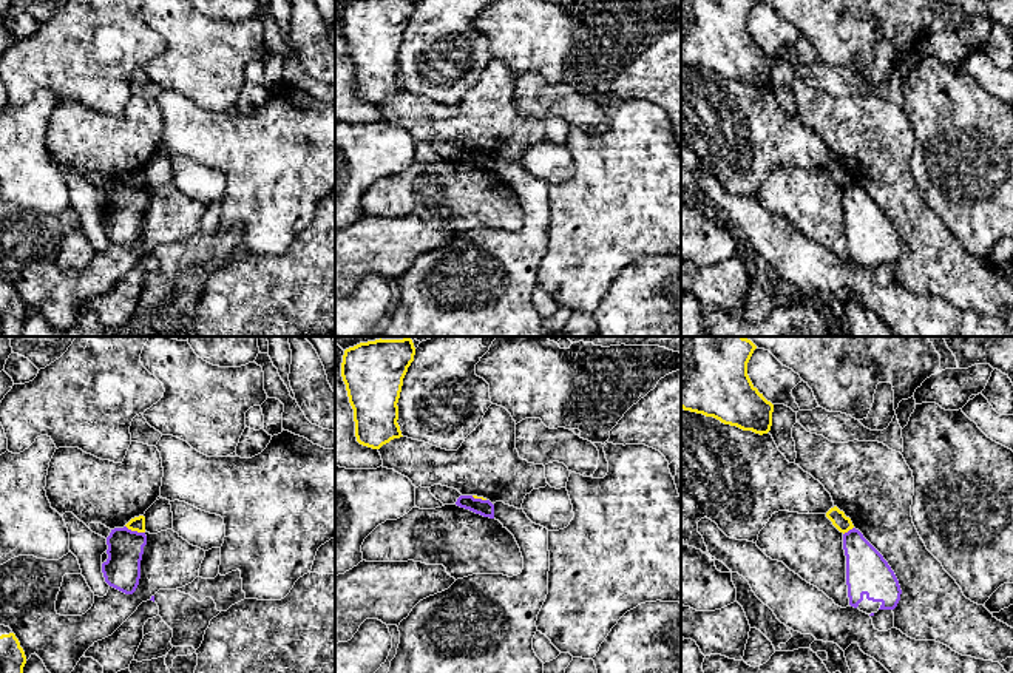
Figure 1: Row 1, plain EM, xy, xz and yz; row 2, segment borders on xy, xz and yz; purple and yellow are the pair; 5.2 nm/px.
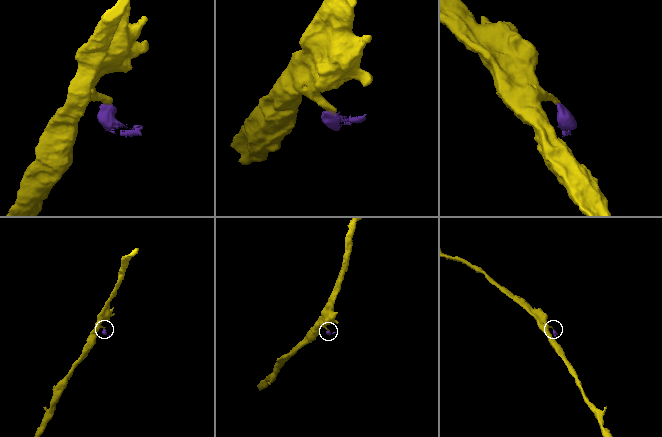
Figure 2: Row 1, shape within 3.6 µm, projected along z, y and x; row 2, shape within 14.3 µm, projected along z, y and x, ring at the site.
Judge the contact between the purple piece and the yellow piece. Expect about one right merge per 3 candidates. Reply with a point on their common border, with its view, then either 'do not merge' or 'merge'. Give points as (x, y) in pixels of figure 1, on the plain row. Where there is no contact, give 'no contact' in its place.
contact xy (135, 186); do not merge

